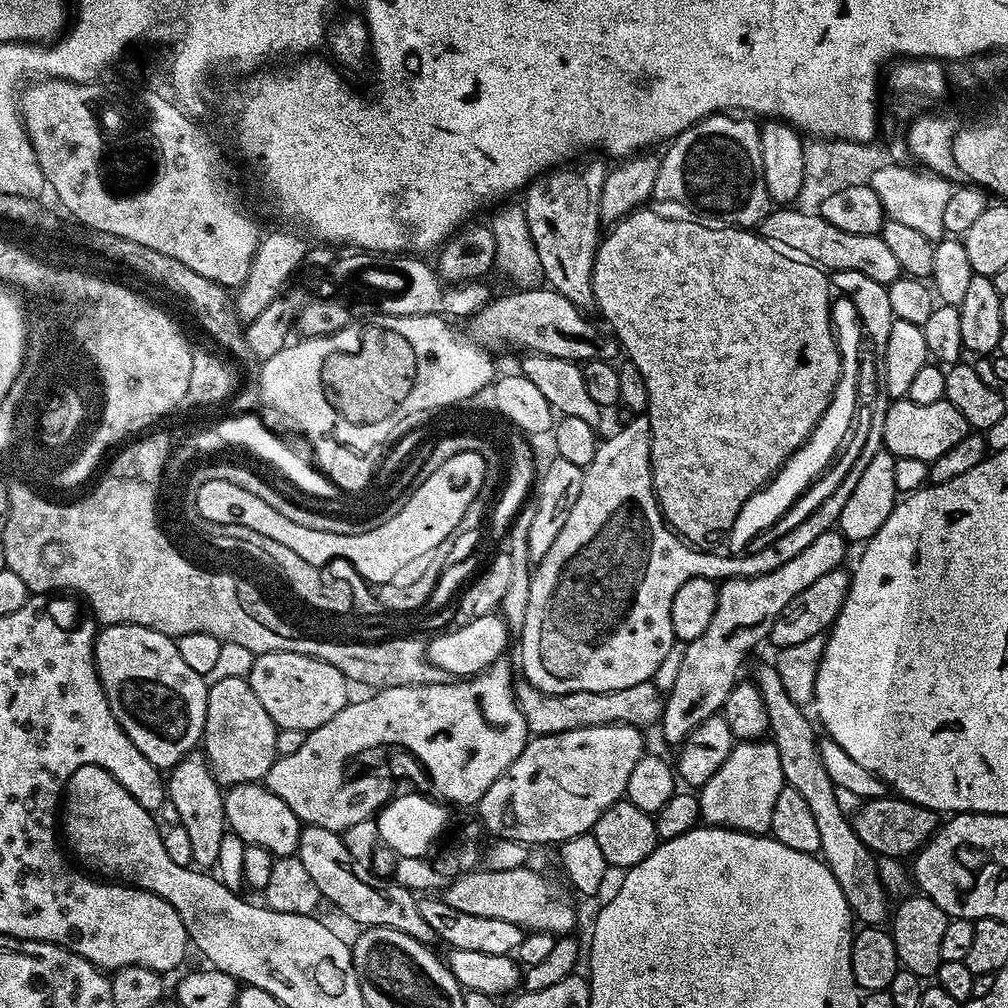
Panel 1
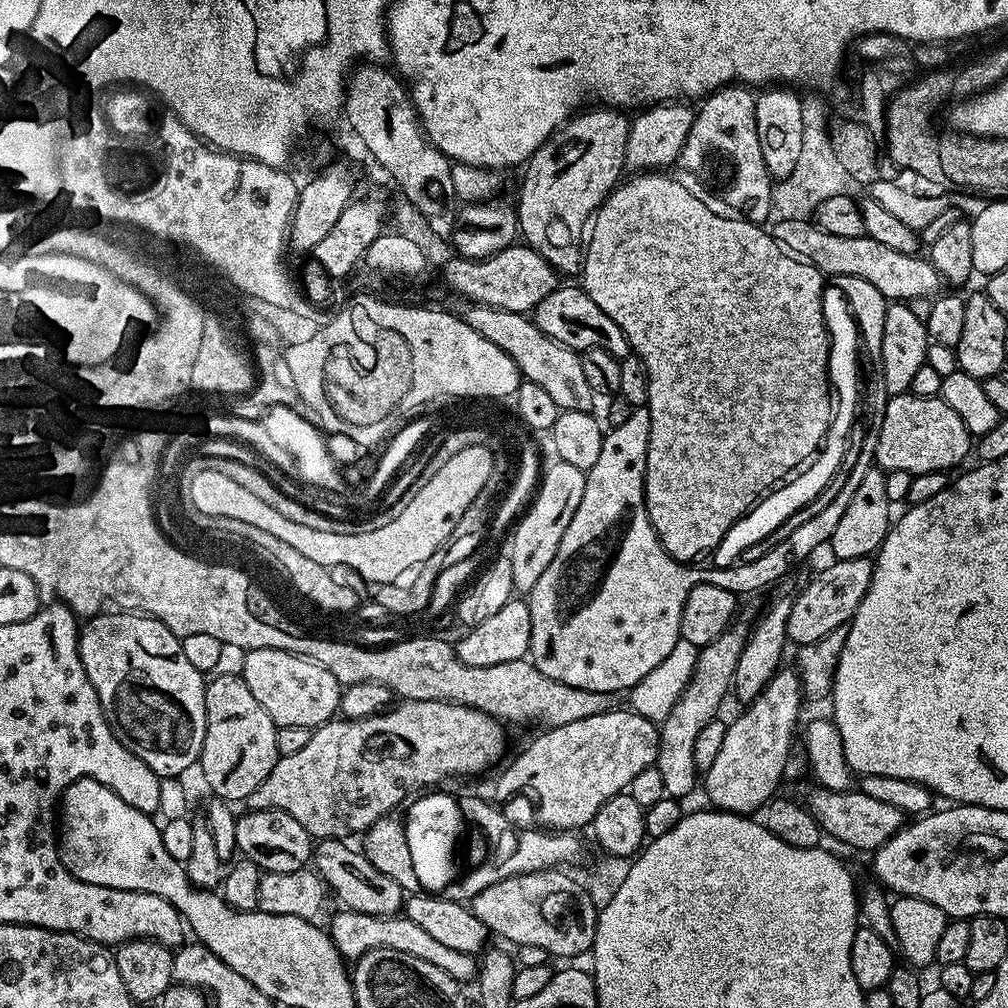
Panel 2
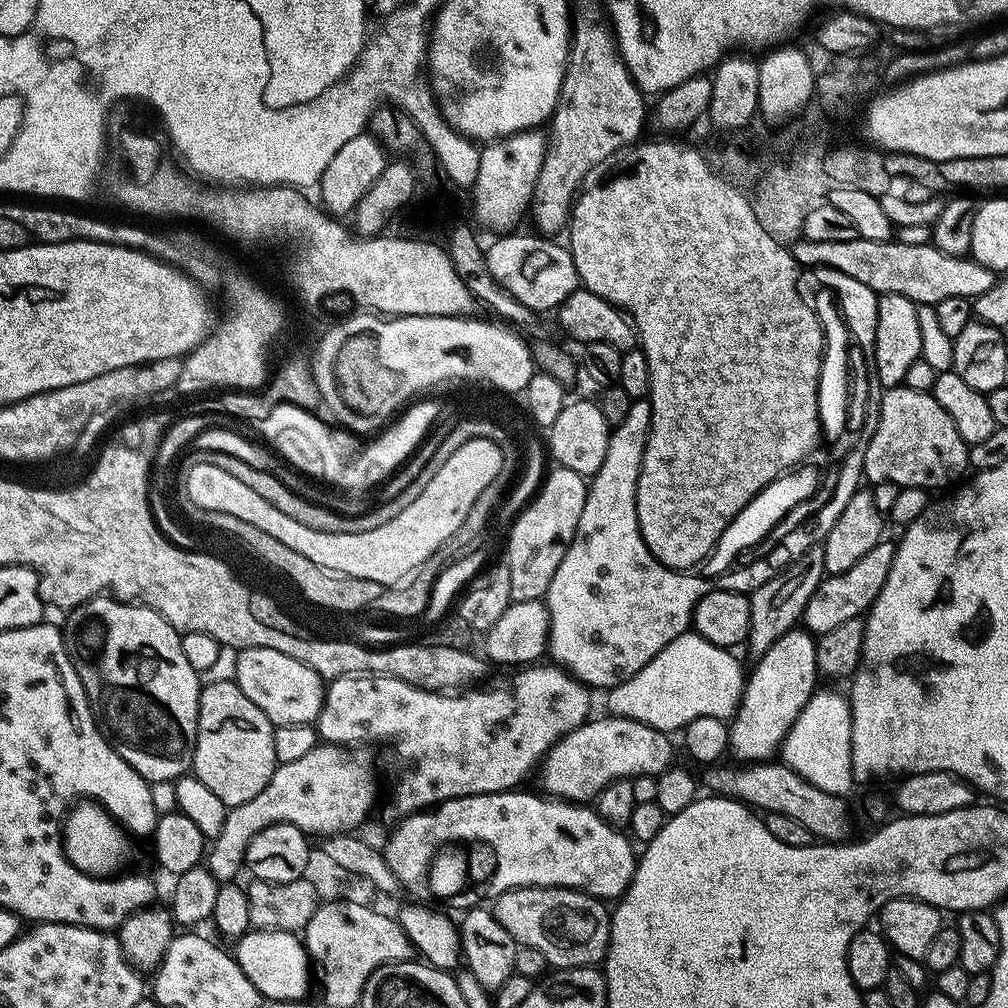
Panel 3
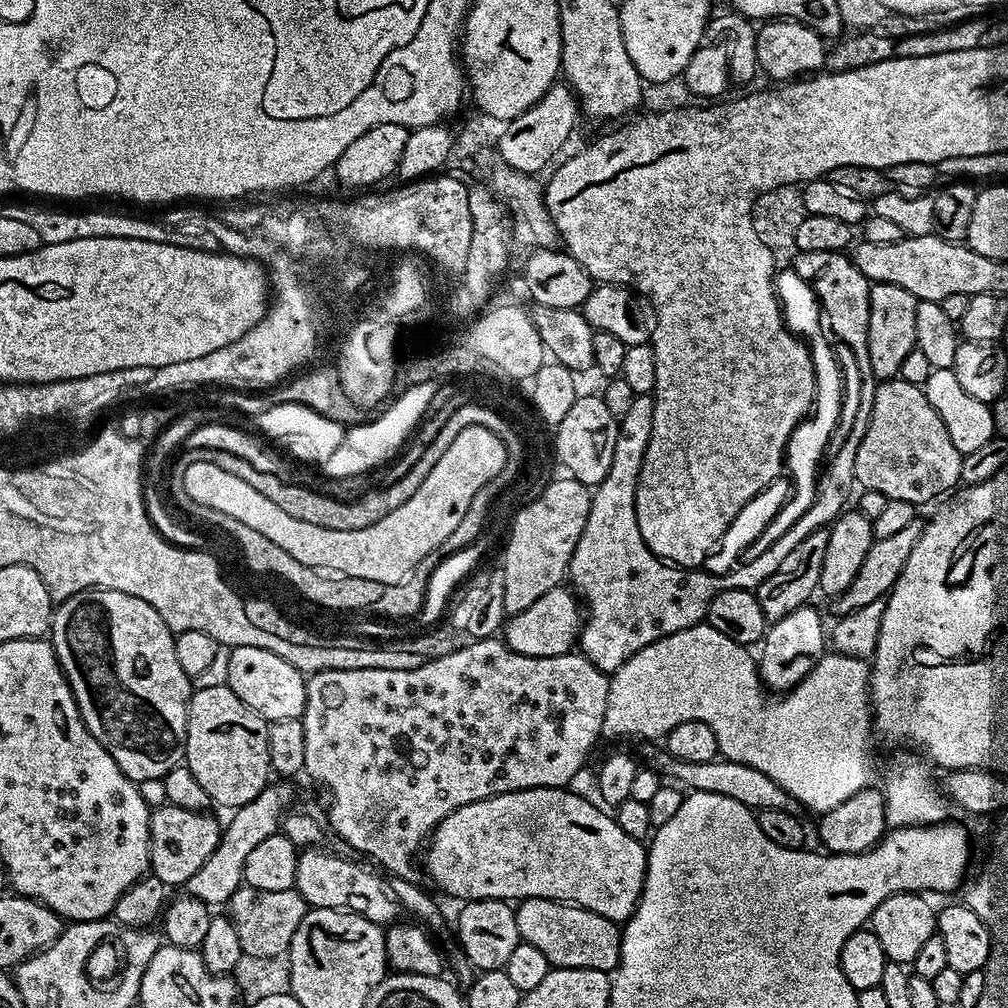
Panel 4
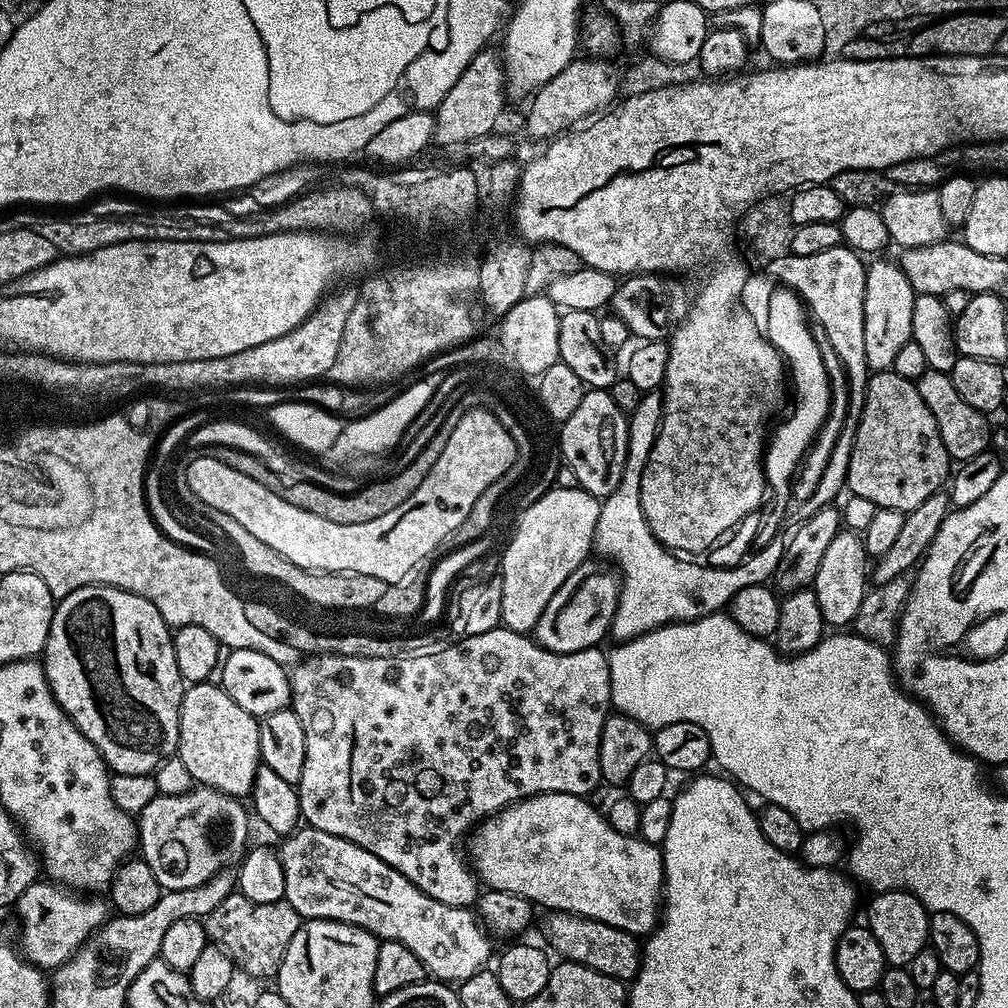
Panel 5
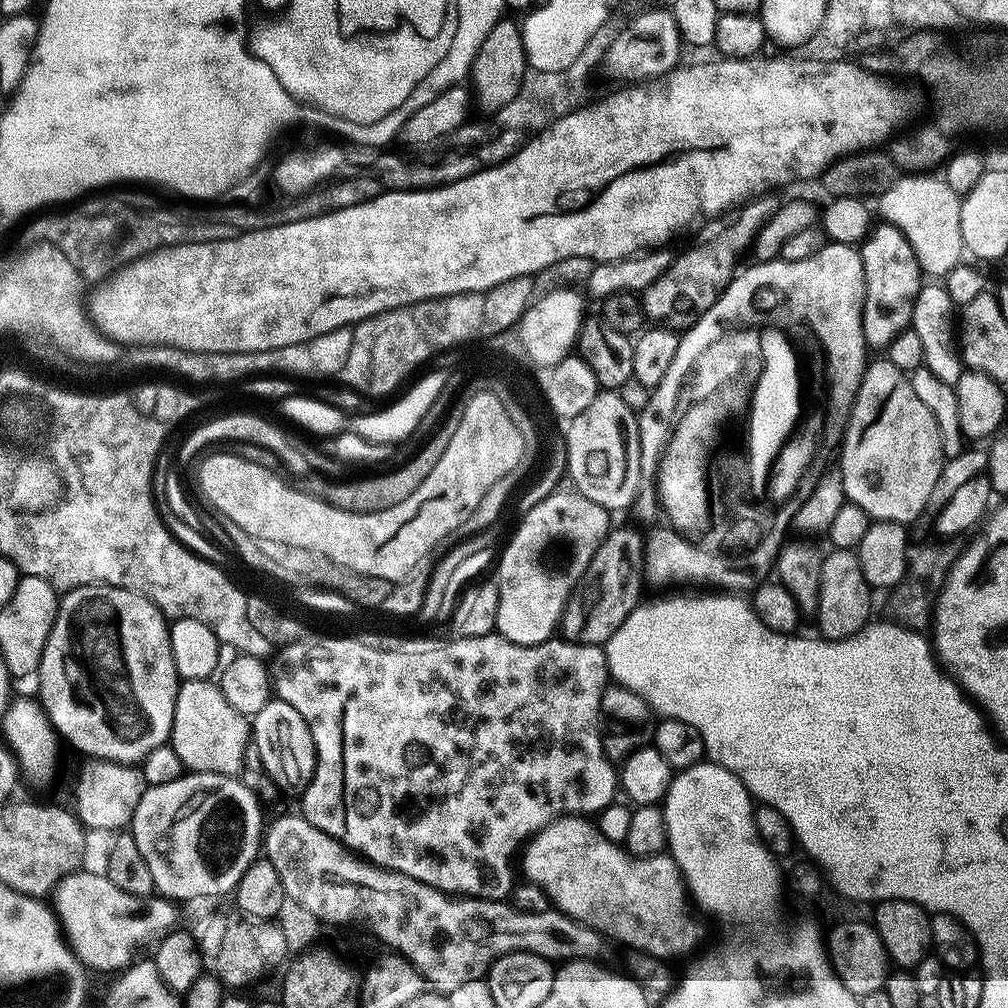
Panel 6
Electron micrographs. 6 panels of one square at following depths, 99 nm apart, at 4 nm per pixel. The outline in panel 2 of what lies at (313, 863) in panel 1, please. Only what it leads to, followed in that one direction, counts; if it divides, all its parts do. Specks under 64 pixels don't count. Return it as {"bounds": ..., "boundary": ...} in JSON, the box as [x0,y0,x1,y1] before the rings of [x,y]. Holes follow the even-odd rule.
{"bounds":[313,839,404,916],"boundary":[[[343,839],[319,841],[314,848],[313,863],[321,880],[336,894],[347,911],[371,916],[393,916],[403,909],[404,891],[390,876],[382,874],[361,851],[352,850]]]}

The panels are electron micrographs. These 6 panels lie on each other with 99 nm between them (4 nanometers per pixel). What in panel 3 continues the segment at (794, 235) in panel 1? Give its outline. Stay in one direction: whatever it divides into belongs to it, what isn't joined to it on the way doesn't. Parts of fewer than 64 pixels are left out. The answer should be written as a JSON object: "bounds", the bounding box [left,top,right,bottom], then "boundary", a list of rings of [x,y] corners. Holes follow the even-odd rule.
{"bounds":[791,238,998,306],"boundary":[[[800,238],[791,245],[792,257],[797,265],[816,264],[817,269],[829,268],[870,286],[877,294],[902,294],[917,306],[935,306],[942,298],[966,298],[972,300],[978,294],[986,294],[998,279],[997,273],[968,256],[942,254],[931,242],[924,245],[904,245],[895,239],[874,242],[855,239],[850,242],[810,242]]]}

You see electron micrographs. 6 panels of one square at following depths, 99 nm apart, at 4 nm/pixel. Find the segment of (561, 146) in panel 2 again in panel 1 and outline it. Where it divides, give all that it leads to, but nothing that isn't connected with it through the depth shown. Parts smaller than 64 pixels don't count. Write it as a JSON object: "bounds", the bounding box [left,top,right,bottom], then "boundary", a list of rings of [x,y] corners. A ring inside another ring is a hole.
{"bounds":[522,160,610,310],"boundary":[[[584,160],[581,164],[576,163],[568,162],[537,176],[523,193],[525,196],[522,196],[522,203],[526,222],[530,226],[530,238],[534,238],[534,247],[538,249],[538,262],[542,262],[547,287],[555,288],[558,294],[562,294],[562,298],[570,298],[574,306],[582,310],[592,310],[596,308],[592,281],[594,258],[596,248],[602,239],[600,195],[610,168],[600,160]]]}

